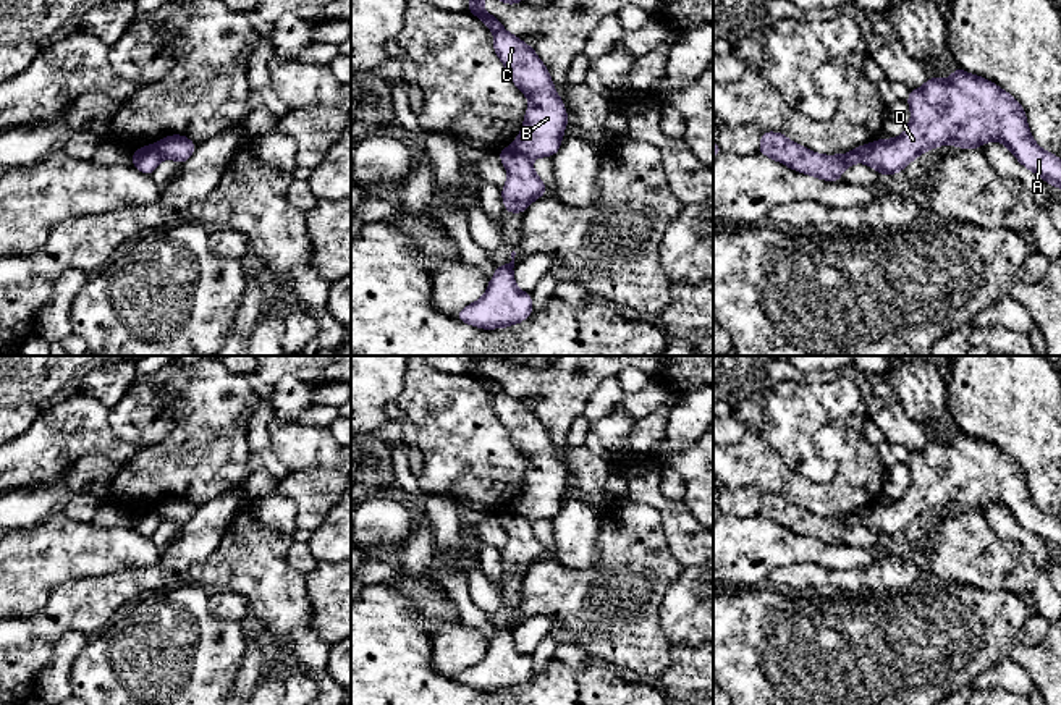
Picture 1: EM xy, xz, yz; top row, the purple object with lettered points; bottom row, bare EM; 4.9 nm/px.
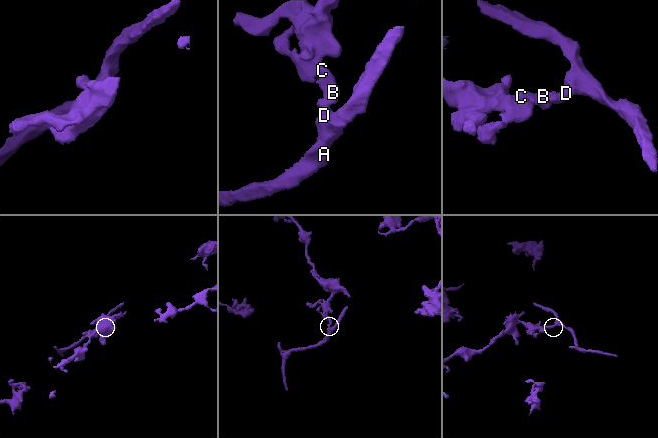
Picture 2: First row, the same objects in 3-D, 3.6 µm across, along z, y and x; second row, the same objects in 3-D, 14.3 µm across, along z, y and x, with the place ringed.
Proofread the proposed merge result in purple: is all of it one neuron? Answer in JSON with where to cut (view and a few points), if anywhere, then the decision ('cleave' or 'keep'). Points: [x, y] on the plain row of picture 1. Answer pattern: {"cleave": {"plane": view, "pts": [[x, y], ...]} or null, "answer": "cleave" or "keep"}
{"cleave": {"plane": "yz", "pts": [[870, 506], [862, 523]]}, "answer": "cleave"}

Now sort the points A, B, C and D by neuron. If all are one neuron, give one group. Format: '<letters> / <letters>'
A D / B C

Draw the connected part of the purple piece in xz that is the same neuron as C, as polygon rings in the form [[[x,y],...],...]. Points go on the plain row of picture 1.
[[[469,356],[467,375],[476,377],[493,393],[493,411],[500,424],[509,432],[513,446],[529,459],[521,495],[514,509],[529,521],[553,519],[563,503],[568,487],[566,471],[553,450],[553,443],[535,412],[522,401],[503,391],[498,380],[482,370],[488,356]]]

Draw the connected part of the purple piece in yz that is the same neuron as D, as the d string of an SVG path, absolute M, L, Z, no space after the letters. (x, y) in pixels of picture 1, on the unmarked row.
M956 427L949 441L928 438L922 451L912 451L907 467L912 480L904 495L898 501L877 501L864 521L865 527L883 538L906 532L915 519L938 508L954 506L959 511L979 511L988 503L1000 503L1027 532L1061 551L1061 521L1037 508L1030 498L1024 471L995 445L969 437Z

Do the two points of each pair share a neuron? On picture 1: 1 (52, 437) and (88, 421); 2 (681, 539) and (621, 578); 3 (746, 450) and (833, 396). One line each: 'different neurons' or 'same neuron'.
1: same neuron
2: different neurons
3: different neurons

